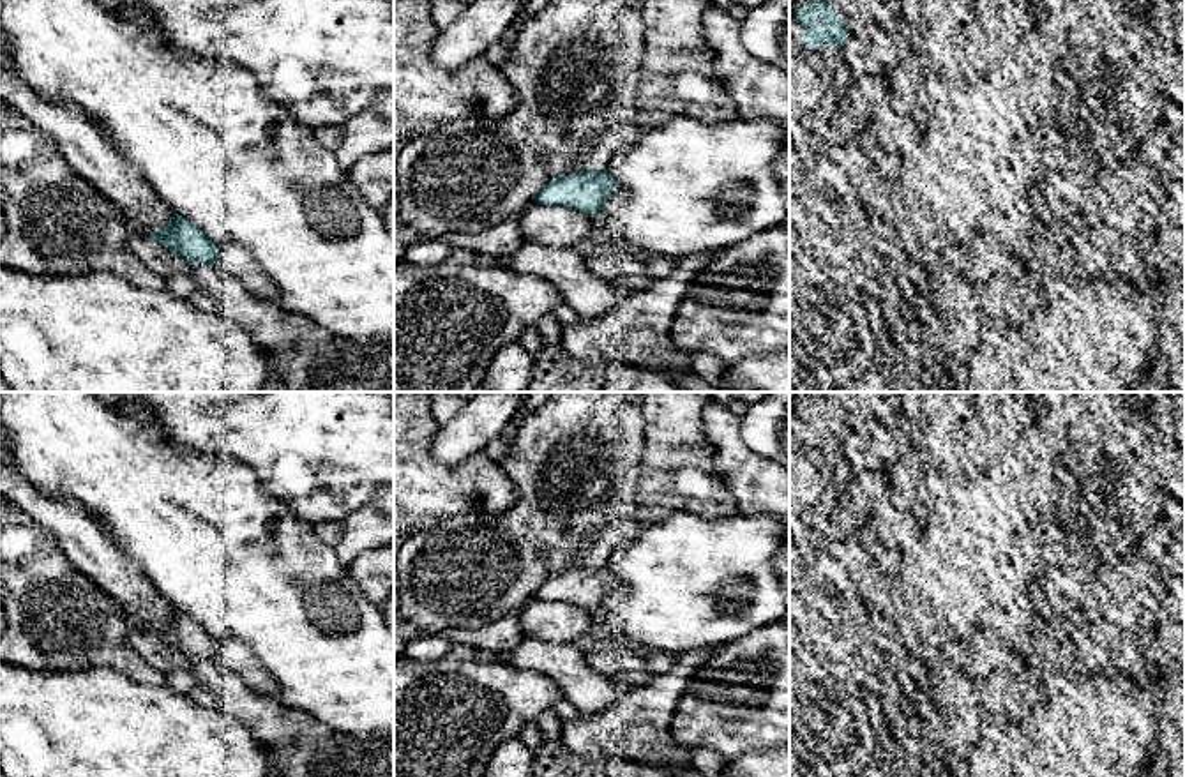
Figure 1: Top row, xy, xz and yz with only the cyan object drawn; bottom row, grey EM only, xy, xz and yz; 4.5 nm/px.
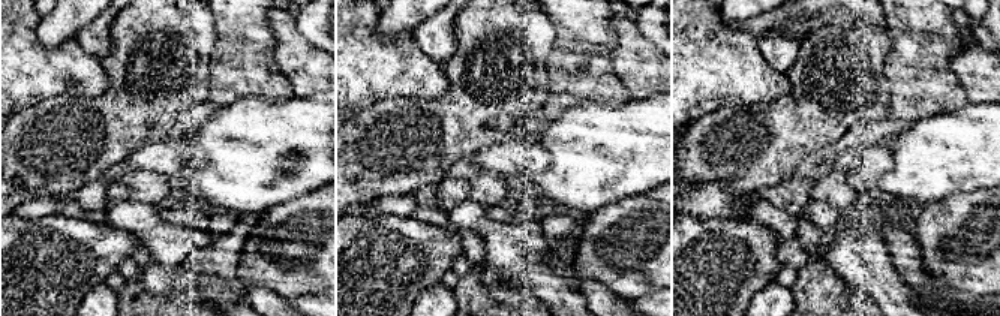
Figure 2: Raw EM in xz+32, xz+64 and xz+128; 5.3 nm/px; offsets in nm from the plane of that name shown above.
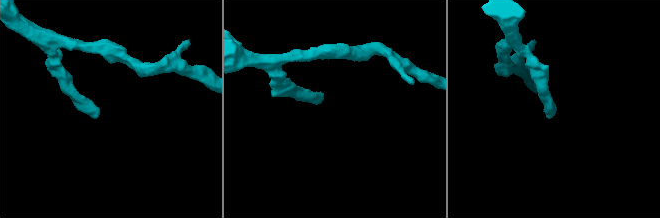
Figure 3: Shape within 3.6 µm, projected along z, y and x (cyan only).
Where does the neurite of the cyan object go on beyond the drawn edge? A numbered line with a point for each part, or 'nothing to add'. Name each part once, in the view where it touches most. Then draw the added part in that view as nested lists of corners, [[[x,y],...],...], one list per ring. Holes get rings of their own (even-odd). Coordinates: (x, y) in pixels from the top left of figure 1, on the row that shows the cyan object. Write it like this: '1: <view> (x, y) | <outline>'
1: xy (233, 262) | [[[238,244],[221,245],[214,268],[221,277],[238,281],[244,290],[260,300],[281,300],[277,286],[260,268],[253,254]]]

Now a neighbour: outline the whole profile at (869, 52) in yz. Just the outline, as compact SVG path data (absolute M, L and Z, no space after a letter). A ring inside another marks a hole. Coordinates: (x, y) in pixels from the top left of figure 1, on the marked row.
M874 25L849 28L844 49L853 79L887 76L901 55L885 30Z

